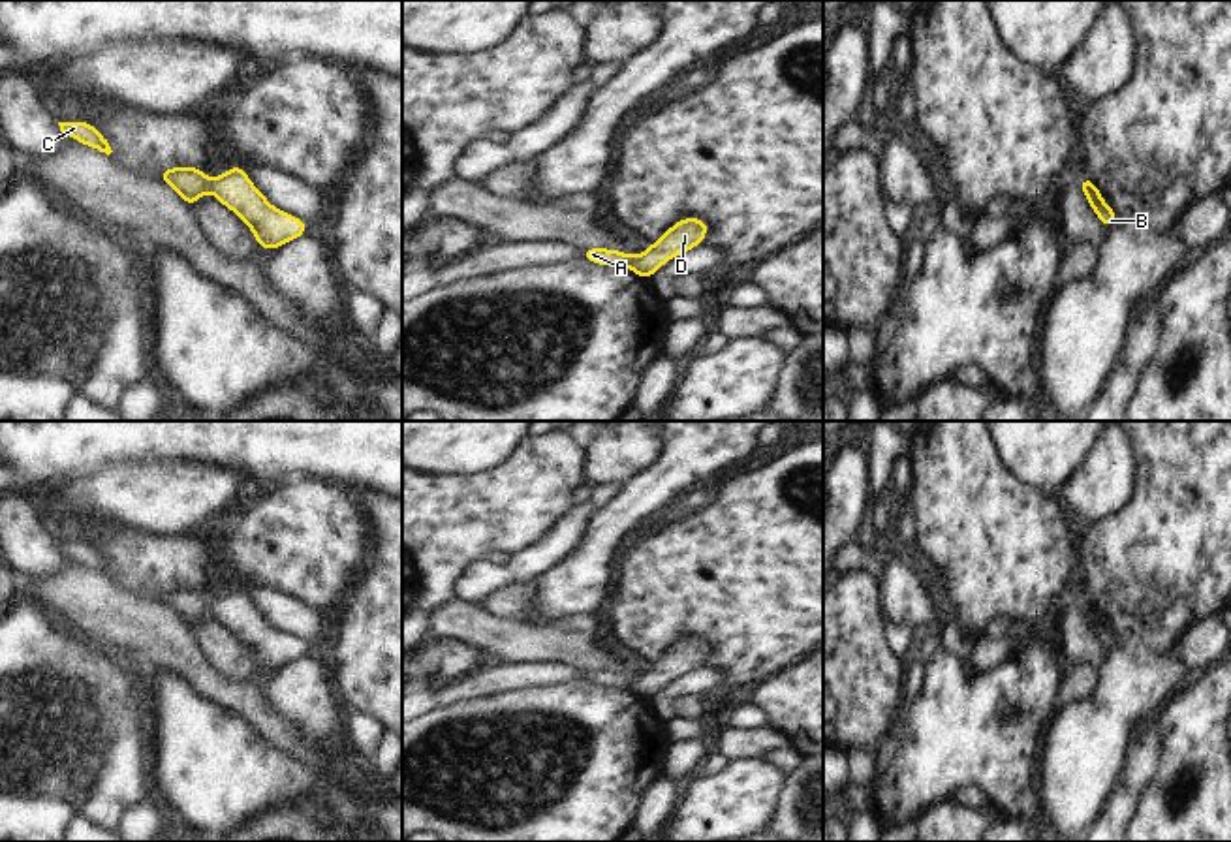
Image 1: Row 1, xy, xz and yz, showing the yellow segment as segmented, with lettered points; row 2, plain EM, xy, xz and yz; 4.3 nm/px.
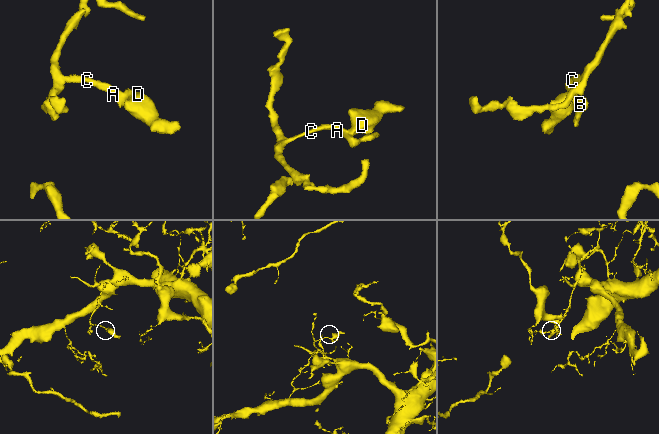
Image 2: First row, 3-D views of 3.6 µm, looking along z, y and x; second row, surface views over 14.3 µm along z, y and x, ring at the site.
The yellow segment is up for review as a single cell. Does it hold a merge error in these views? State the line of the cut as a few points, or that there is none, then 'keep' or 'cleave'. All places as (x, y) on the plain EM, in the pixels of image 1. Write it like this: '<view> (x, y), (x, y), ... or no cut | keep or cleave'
yz (1087, 617), (1096, 624), (1104, 624) | cleave

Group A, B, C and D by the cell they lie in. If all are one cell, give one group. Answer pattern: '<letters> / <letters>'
A B C / D

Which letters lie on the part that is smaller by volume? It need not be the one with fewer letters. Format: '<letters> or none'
D

